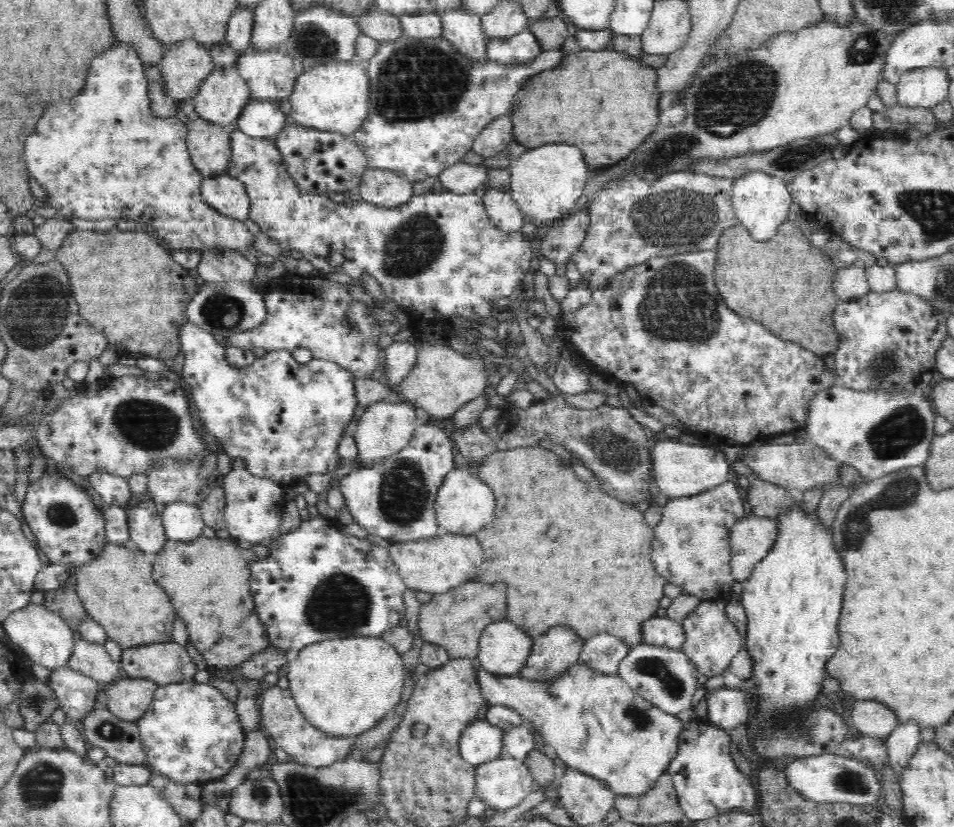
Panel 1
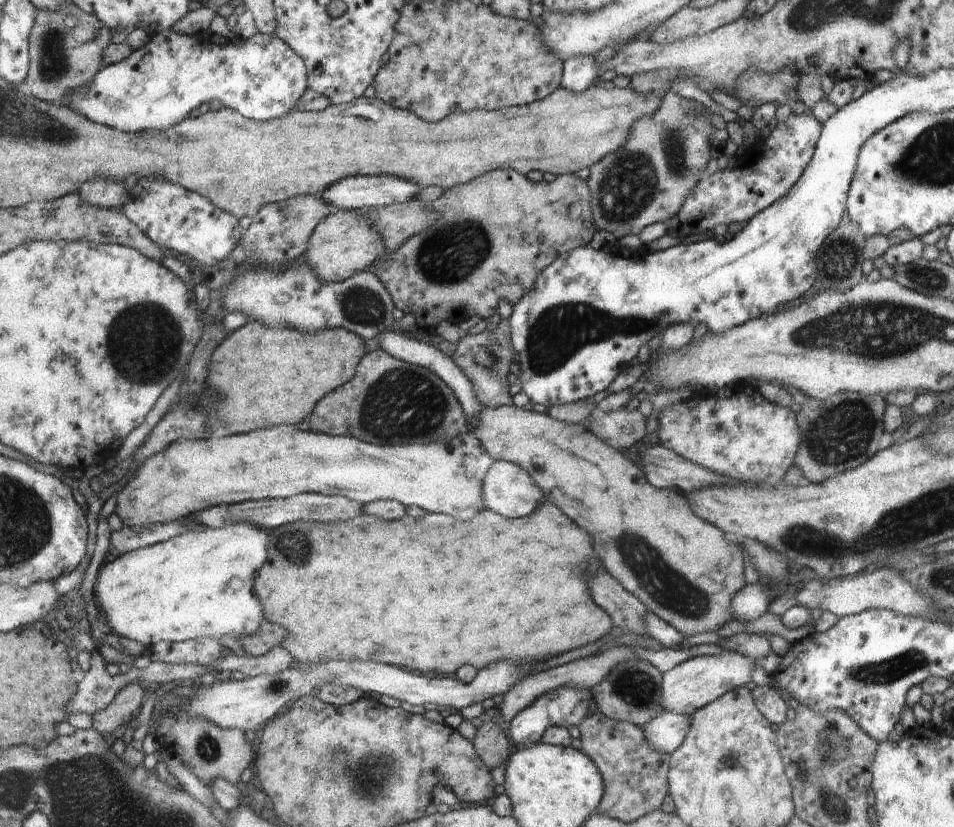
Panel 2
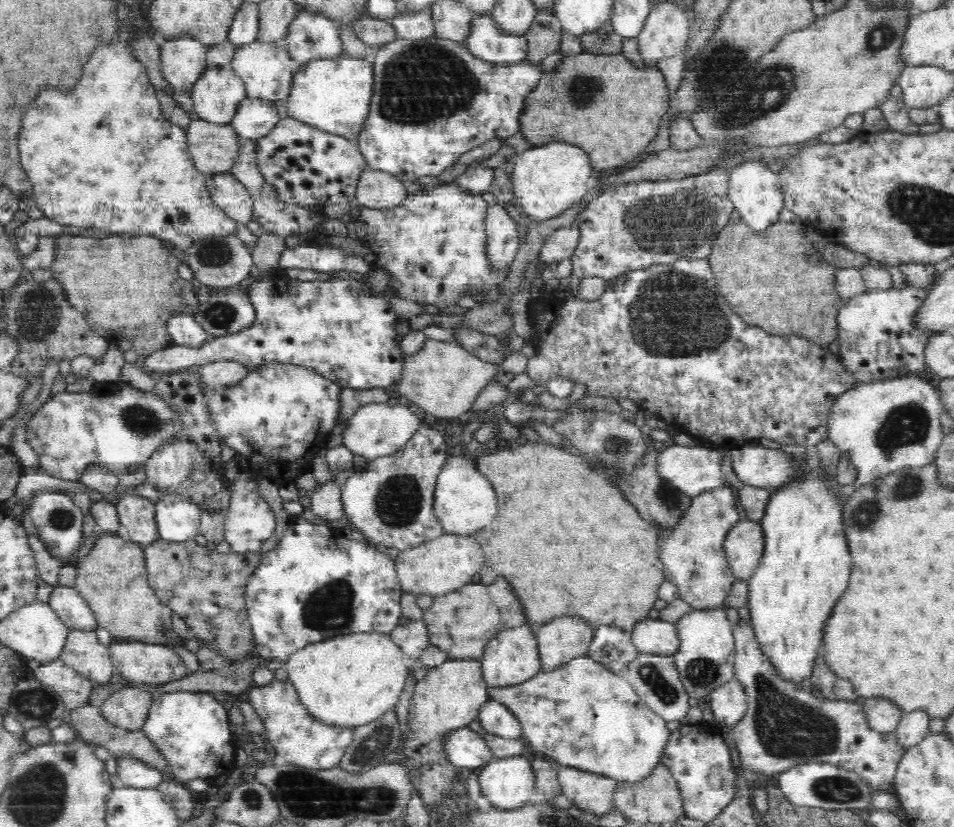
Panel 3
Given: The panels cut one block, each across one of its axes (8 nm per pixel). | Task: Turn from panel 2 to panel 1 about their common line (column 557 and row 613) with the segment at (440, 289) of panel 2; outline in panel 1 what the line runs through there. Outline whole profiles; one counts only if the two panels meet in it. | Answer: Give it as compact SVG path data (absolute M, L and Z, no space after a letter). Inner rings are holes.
M201 535L197 539L185 543L167 539L164 548L150 556L153 566L152 578L169 594L175 614L184 620L191 645L198 650L208 665L221 670L221 672L226 671L235 675L234 684L239 690L235 707L237 708L238 720L241 721L246 736L254 730L260 730L258 695L264 691L266 685L261 679L252 680L240 676L240 668L254 655L262 652L270 645L265 625L261 623L260 617L256 616L256 605L253 602L249 586L251 579L249 566L250 563L263 559L266 554L268 554L268 550L264 548L264 543L254 544L251 548L244 549L238 547L233 538L208 538Z

